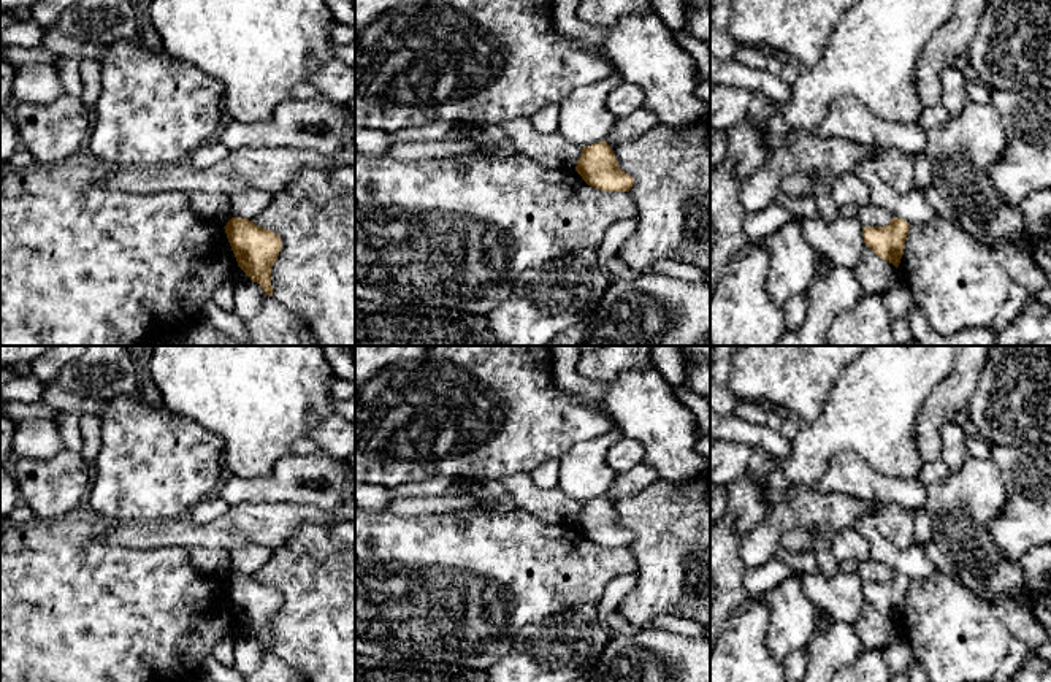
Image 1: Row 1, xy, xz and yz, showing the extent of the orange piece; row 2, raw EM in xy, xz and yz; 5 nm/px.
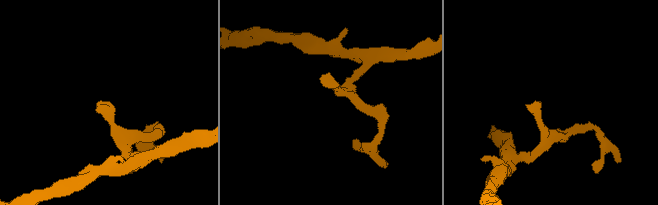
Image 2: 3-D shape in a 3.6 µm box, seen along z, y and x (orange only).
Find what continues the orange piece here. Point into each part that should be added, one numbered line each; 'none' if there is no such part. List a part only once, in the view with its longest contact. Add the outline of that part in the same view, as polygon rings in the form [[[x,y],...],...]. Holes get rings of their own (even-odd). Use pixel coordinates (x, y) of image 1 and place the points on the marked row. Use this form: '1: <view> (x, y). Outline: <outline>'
none

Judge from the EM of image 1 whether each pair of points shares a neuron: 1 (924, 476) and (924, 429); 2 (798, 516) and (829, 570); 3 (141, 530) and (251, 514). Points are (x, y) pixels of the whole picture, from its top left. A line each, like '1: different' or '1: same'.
1: different
2: same
3: same

